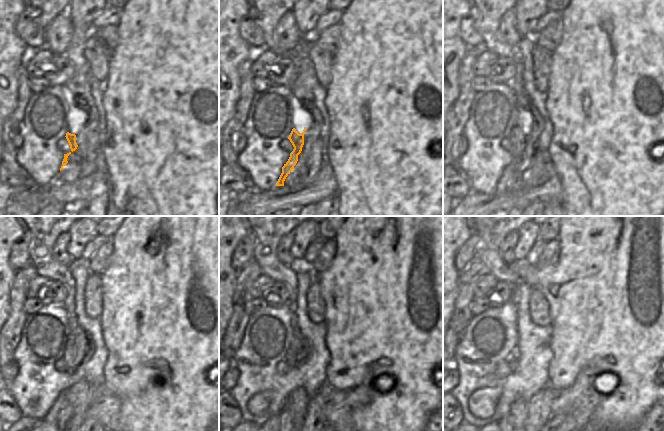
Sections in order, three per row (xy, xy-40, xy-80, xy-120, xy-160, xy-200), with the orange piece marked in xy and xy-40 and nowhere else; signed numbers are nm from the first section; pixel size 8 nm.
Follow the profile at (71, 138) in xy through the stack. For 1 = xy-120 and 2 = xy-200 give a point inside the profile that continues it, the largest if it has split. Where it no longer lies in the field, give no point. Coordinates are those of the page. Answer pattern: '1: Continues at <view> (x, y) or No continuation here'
1: Continues at xy-120 (44, 236)
2: Continues at xy-200 (490, 236).

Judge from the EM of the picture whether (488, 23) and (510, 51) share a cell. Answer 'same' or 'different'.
same

